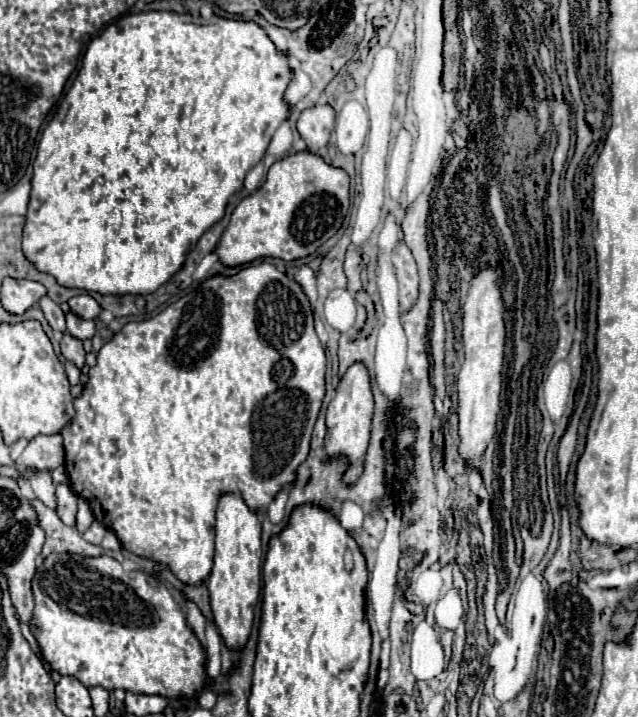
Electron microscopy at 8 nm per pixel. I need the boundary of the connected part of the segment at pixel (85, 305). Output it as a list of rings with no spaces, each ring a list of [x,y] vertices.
[[[90,294],[70,298],[68,306],[70,306],[70,312],[74,312],[82,320],[94,320],[100,314],[100,306]]]

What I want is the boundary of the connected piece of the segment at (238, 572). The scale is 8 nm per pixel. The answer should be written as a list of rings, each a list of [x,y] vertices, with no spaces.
[[[226,494],[222,496],[216,510],[216,552],[214,568],[206,582],[210,592],[210,606],[214,624],[224,644],[230,650],[242,650],[254,620],[254,606],[260,596],[260,566],[262,566],[262,546],[260,546],[260,524],[258,516],[250,512],[242,496]]]

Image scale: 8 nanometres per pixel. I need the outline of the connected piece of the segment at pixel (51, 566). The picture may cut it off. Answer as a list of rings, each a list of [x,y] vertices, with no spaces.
[[[52,552],[36,568],[32,578],[34,614],[28,622],[38,642],[40,658],[60,676],[72,676],[86,688],[102,686],[104,690],[130,690],[134,694],[160,694],[164,698],[194,698],[206,684],[206,654],[192,634],[182,608],[168,588],[154,576],[132,570],[126,572],[110,556],[80,556]]]

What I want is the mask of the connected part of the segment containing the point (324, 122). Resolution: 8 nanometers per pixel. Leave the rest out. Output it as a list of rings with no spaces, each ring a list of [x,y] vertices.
[[[318,104],[310,110],[304,110],[296,128],[306,142],[306,148],[316,154],[330,140],[334,128],[334,110],[328,104]]]

